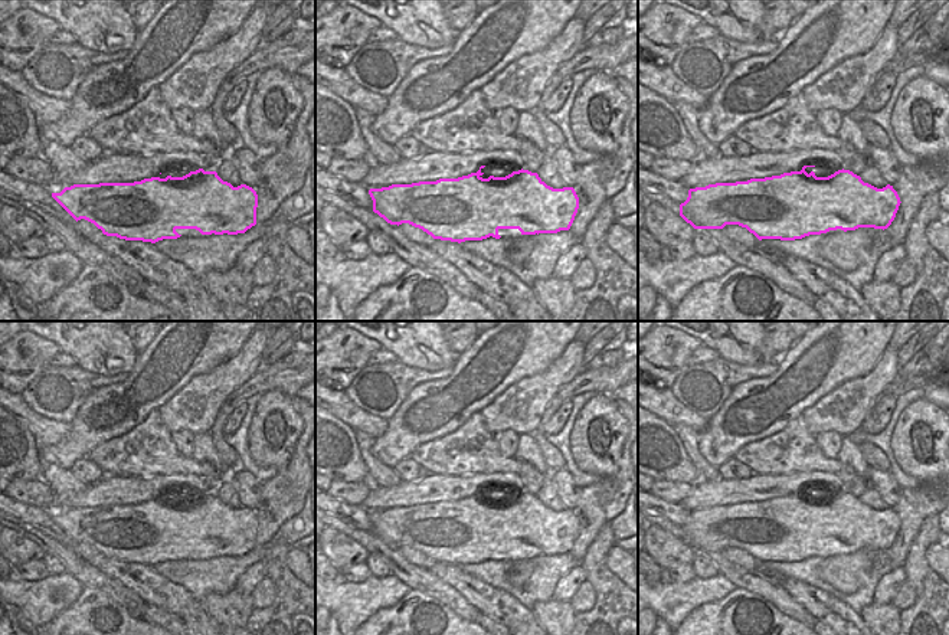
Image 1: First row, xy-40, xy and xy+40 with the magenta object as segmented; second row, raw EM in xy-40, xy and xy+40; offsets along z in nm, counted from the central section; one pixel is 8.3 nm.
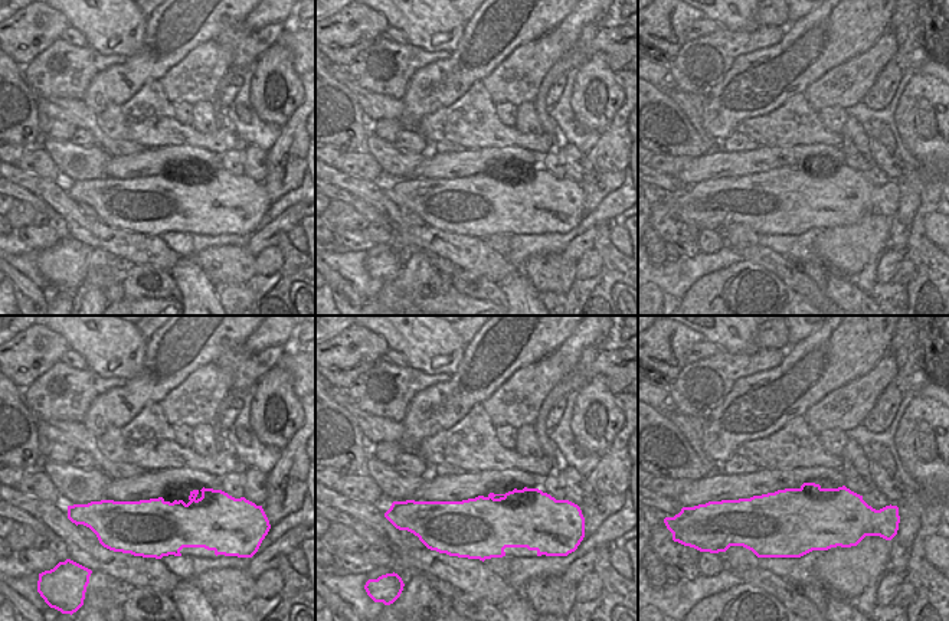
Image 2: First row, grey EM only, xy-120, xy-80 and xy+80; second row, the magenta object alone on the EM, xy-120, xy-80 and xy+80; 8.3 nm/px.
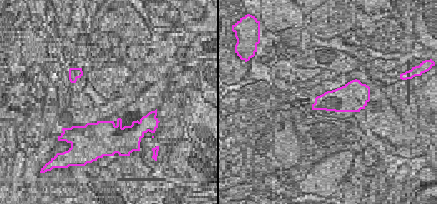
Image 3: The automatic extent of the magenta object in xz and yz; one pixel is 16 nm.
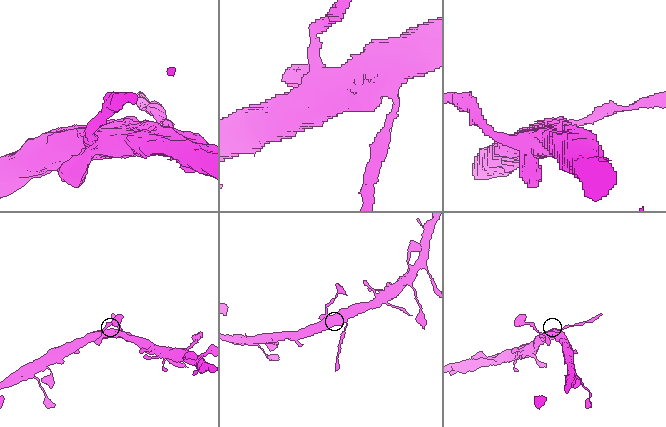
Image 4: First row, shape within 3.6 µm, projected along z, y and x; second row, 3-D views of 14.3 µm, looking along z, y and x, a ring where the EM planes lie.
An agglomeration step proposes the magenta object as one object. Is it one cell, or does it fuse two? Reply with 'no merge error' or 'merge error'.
merge error

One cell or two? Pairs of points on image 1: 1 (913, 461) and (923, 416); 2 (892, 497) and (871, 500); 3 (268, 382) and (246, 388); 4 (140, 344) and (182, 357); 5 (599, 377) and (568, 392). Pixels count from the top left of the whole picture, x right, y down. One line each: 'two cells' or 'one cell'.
1: one cell
2: two cells
3: one cell
4: two cells
5: one cell

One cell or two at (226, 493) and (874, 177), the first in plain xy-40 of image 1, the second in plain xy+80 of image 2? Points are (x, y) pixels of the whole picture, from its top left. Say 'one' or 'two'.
one

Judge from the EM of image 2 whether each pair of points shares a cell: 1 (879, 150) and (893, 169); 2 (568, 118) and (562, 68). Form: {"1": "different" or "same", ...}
{"1": "same", "2": "different"}

